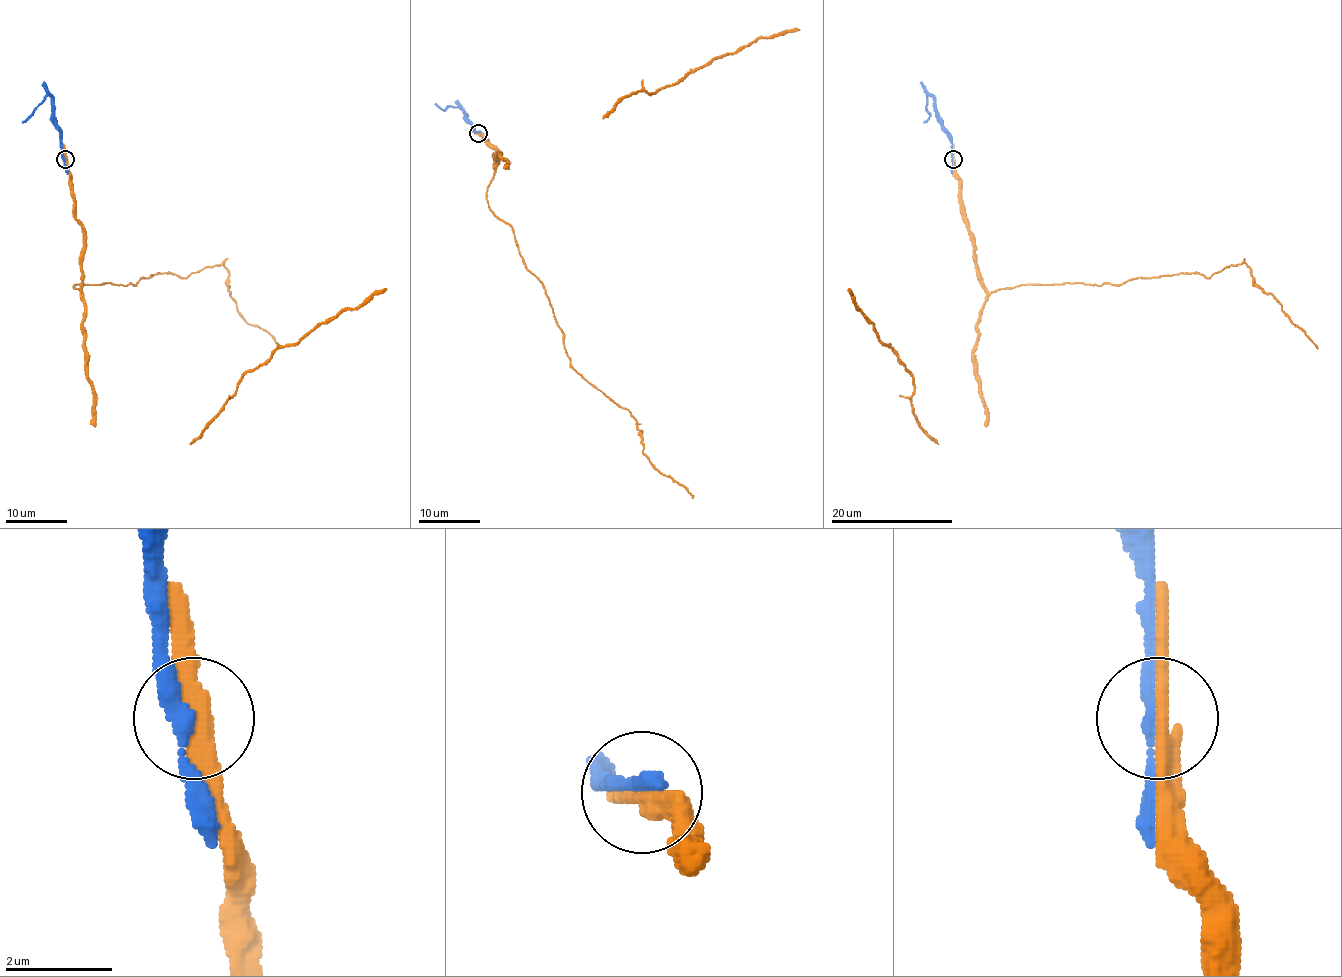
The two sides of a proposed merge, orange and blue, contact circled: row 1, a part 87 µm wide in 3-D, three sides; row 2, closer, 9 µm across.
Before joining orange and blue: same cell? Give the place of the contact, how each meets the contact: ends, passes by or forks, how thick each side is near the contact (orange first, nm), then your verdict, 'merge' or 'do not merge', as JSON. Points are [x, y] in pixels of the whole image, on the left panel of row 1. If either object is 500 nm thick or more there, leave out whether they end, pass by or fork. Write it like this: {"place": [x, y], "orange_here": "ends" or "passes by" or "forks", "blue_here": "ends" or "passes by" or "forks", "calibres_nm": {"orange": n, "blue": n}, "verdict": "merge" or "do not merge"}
{"place": [65, 159], "orange_here": "passes by", "blue_here": "passes by", "calibres_nm": {"orange": 360, "blue": 240}, "verdict": "merge"}

